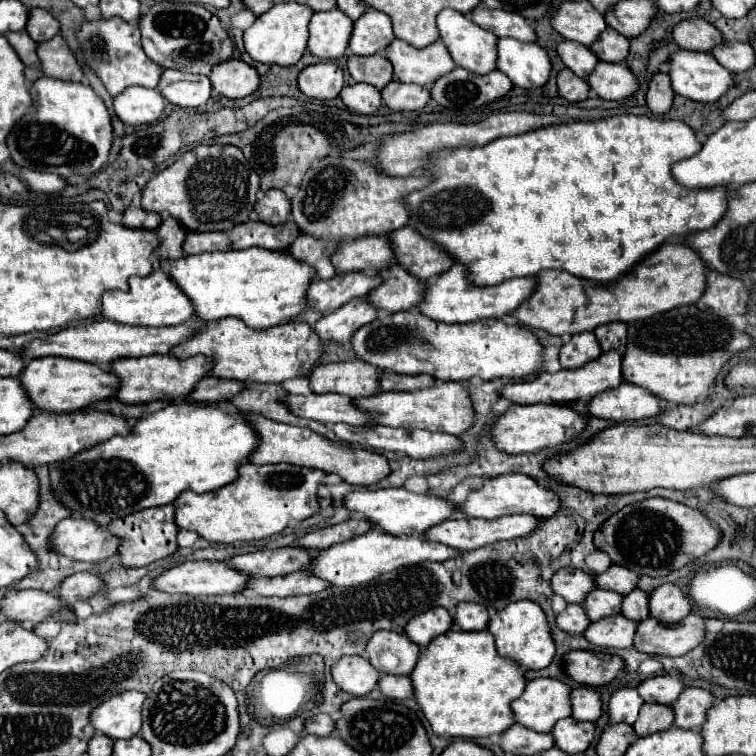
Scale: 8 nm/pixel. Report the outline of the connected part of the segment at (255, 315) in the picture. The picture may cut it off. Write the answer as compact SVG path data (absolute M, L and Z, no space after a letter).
M257 247L167 259L161 265L169 265L167 273L171 281L191 299L199 319L219 321L223 317L239 317L253 329L287 323L303 313L307 309L303 295L307 295L307 287L313 283L311 269L305 263L295 263L287 253Z

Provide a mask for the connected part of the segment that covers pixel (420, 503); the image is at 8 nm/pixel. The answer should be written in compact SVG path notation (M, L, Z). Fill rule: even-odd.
M401 487L397 489L377 489L377 491L353 491L347 493L343 499L343 505L351 511L361 515L363 519L367 519L371 525L383 529L389 535L421 535L423 531L427 531L427 527L433 527L445 519L449 519L455 513L455 505L453 501L443 501L439 497L431 497L427 493L411 493L405 491Z

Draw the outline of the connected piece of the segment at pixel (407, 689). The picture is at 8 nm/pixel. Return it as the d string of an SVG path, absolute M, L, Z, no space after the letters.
M383 675L379 681L381 693L385 693L391 699L409 699L413 697L413 685L409 677L399 677L399 675Z

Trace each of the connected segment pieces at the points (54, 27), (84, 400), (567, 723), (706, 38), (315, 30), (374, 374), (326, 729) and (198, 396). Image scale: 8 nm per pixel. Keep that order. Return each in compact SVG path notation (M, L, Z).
M31 9L29 23L25 27L25 31L31 35L31 39L35 39L37 43L49 41L59 33L59 29L61 29L61 23L49 11Z
M39 357L31 359L23 371L19 373L19 383L27 391L27 397L39 411L47 413L71 413L97 403L99 399L115 397L117 377L113 377L107 369L101 369L93 363L75 363L73 359L55 359L55 357Z
M567 717L563 721L559 721L553 727L553 737L555 743L561 751L575 755L575 753L583 753L595 739L595 723L591 721L577 721L573 717Z
M701 17L695 19L685 19L673 29L673 41L681 49L691 49L691 51L711 51L713 47L723 43L721 31L707 23Z
M339 9L319 11L311 19L309 49L319 59L343 57L351 39L353 21Z
M359 359L325 363L311 371L309 387L315 393L368 397L379 392L379 371Z
M321 713L321 715L315 715L311 717L307 723L305 723L305 733L311 733L311 735L321 735L321 737L327 737L335 731L335 721Z
M203 377L195 385L195 389L191 391L191 395L187 395L187 401L191 401L191 403L219 403L219 401L229 401L241 389L243 389L241 381Z

